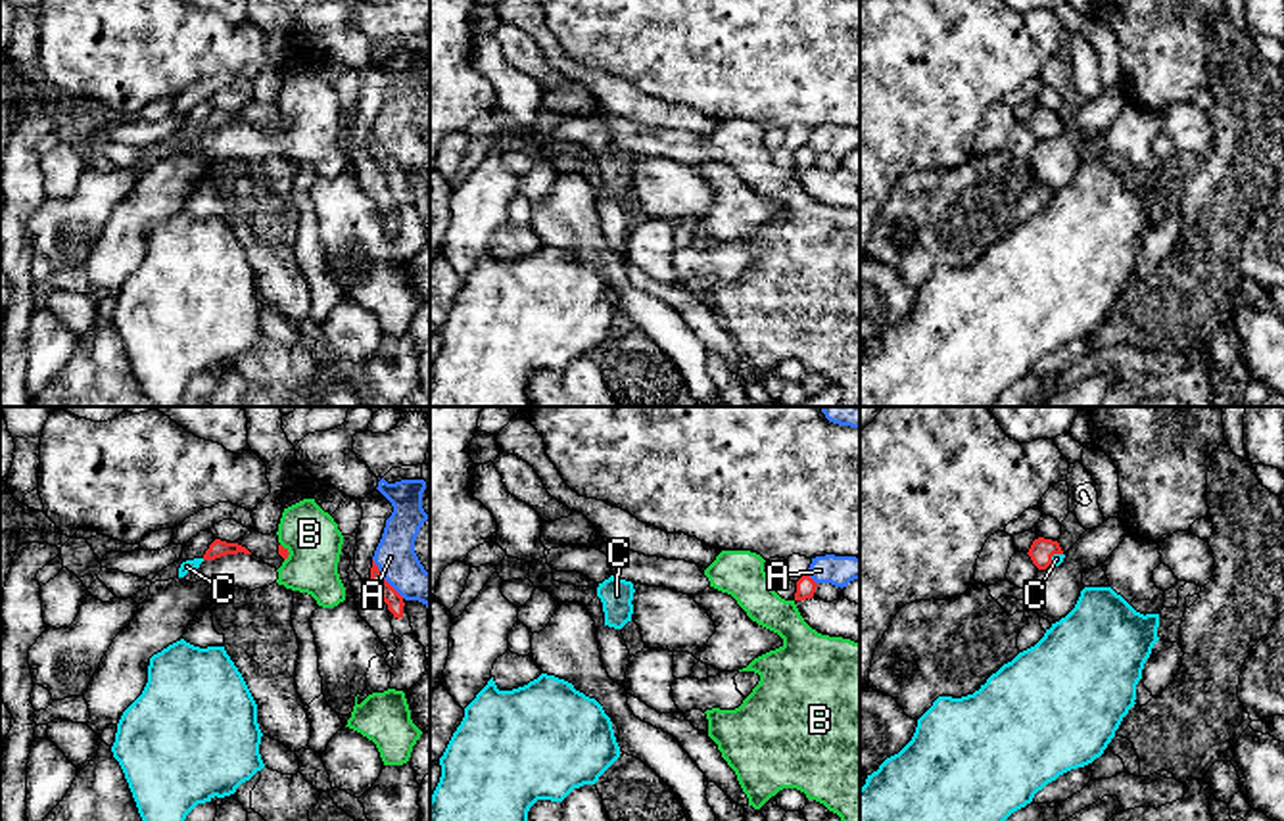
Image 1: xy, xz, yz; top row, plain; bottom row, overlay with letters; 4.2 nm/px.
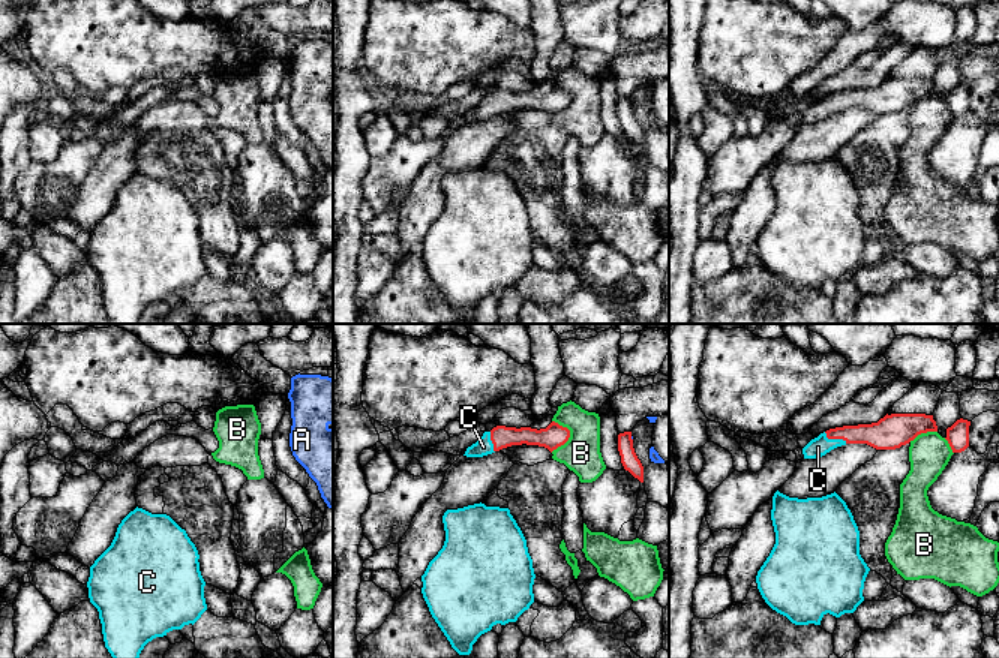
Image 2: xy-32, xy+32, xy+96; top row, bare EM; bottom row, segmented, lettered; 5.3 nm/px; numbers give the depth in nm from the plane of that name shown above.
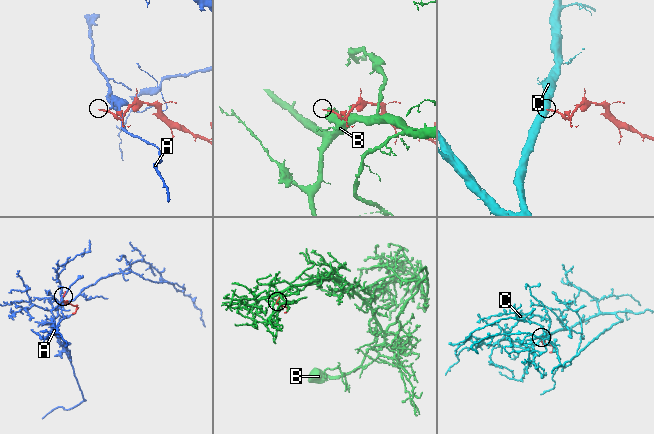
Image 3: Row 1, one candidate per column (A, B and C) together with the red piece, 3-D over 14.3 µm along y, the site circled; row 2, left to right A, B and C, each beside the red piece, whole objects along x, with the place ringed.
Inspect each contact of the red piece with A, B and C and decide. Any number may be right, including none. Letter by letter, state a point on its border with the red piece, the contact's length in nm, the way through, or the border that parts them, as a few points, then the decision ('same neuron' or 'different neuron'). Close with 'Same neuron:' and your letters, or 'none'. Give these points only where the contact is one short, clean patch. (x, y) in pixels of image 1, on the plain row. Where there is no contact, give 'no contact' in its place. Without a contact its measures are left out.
A: meets red in xy at (382, 148); contact 220 nm long; different neuron
B: meets red in xy at (288, 123); contact 80 nm long; different neuron
C: meets red in yz at (1052, 125); contact 90 nm long; runs through yz (1041, 121), (1052, 125), (1056, 129); same neuron
Same neuron: C

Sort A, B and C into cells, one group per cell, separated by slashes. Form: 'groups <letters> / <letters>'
groups A / B / C

